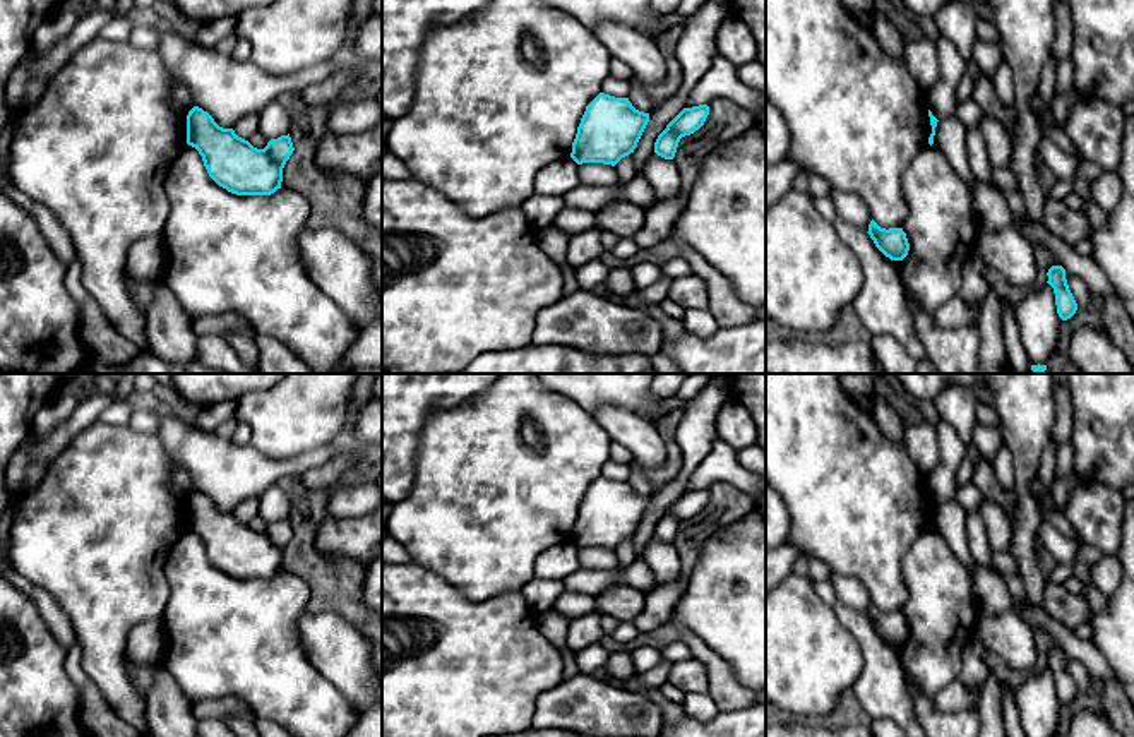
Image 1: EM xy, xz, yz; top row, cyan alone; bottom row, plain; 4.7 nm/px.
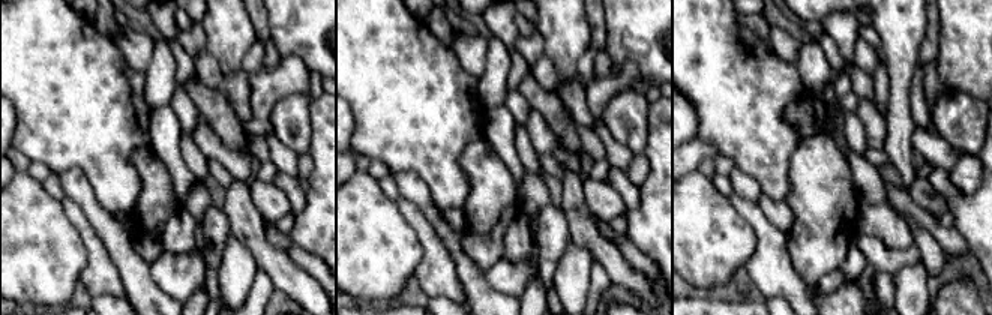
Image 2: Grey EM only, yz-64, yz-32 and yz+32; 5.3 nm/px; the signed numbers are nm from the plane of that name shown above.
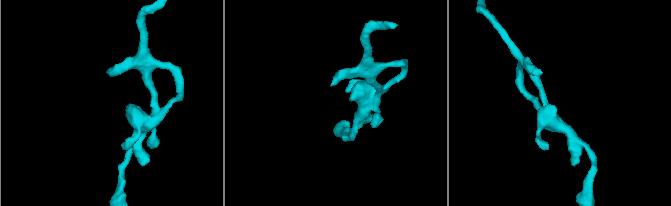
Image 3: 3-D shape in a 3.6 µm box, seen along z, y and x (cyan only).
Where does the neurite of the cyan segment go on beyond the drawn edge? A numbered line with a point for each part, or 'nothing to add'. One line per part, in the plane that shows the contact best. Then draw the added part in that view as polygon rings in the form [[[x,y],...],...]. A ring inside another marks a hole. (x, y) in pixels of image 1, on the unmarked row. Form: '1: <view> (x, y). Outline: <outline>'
nothing to add

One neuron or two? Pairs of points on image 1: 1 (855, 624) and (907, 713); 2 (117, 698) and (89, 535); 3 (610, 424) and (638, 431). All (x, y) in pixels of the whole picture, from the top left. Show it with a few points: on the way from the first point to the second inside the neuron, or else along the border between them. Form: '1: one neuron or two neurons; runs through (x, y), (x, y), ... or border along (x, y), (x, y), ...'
1: one neuron; runs through (874, 647), (881, 662), (881, 688), (884, 691)
2: one neuron; runs through (103, 657), (103, 576)
3: one neuron; runs through (617, 424), (631, 431)

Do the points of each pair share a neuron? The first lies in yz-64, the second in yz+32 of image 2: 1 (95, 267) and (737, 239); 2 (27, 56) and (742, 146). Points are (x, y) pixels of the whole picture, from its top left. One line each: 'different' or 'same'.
1: different
2: same

